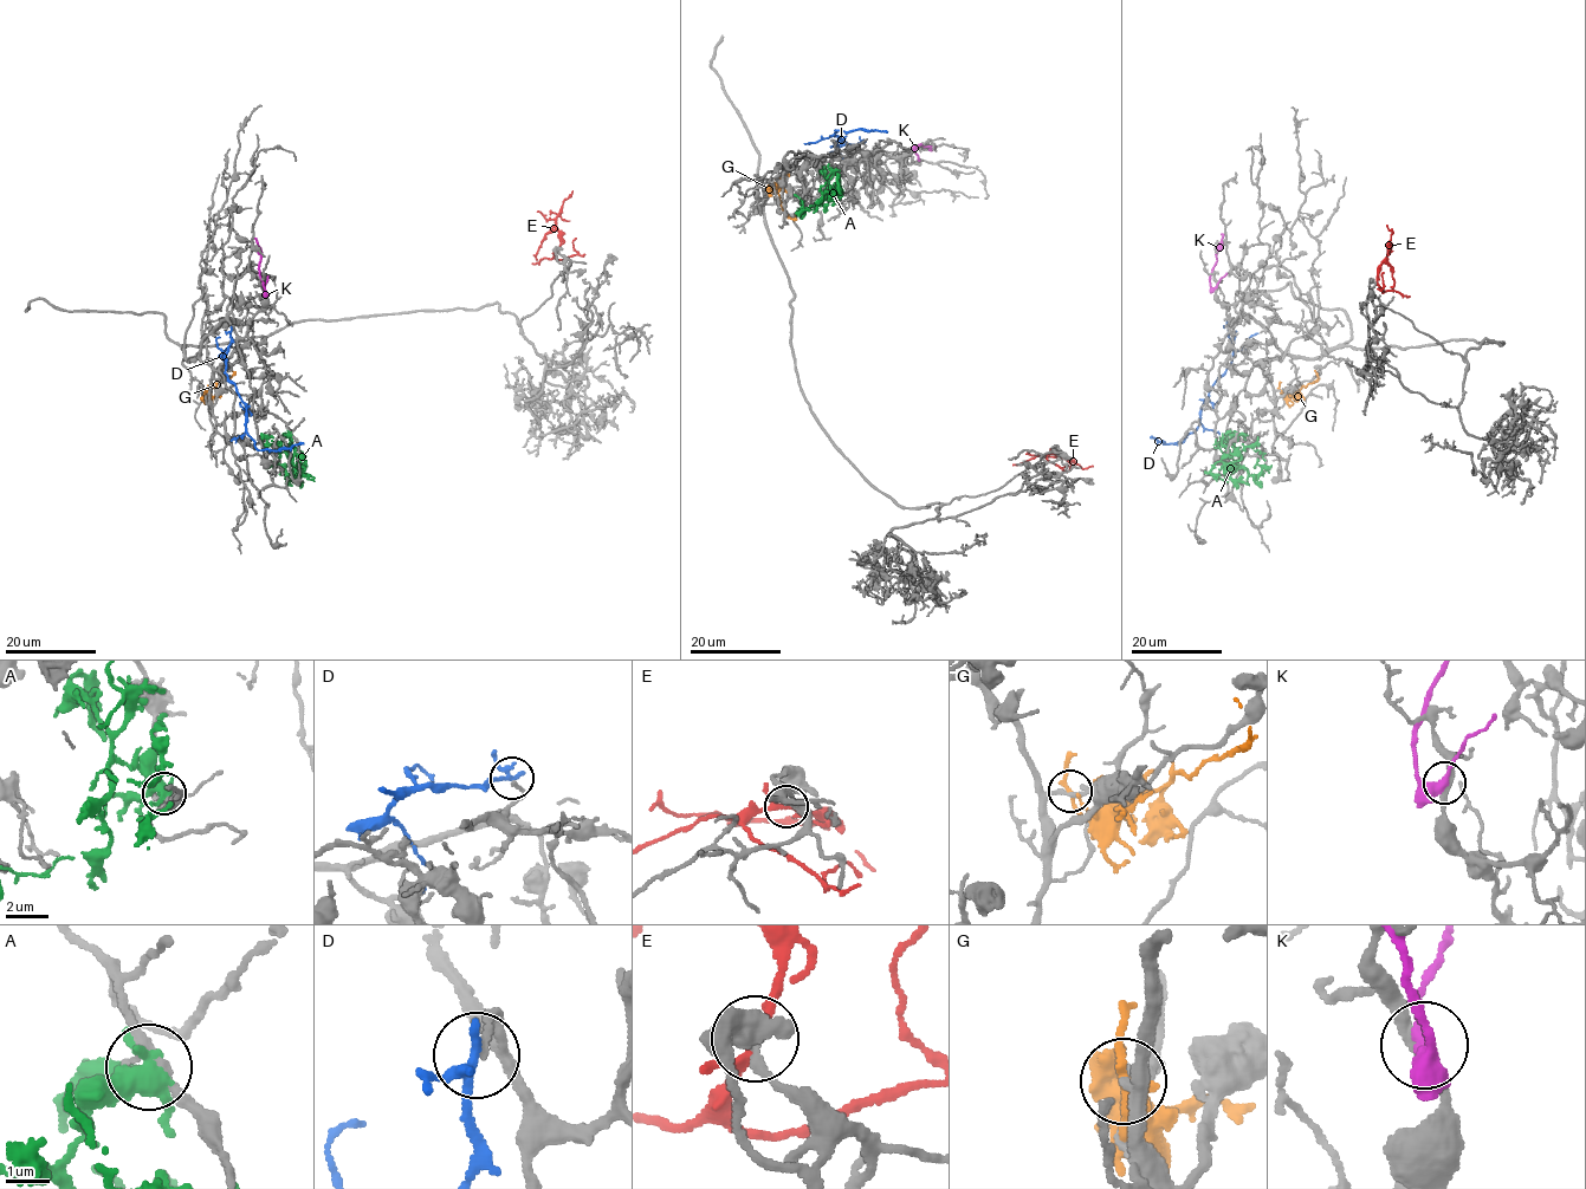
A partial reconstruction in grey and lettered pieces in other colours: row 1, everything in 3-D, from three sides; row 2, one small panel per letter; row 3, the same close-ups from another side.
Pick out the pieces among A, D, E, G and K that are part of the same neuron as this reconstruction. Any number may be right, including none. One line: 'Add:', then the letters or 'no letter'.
Add: E

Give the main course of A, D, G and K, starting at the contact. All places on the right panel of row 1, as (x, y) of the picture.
A: (1237, 433), (1235, 448), (1240, 450), (1248, 447), (1262, 453), (1266, 461), (1255, 468)
D: (1228, 324), (1232, 351), (1230, 365), (1214, 384), (1201, 409), (1199, 423), (1180, 443), (1164, 443), (1151, 436)
G: (1280, 390), (1290, 394), (1316, 382), (1314, 370)
K: (1216, 287), (1210, 285), (1210, 277), (1222, 234)

